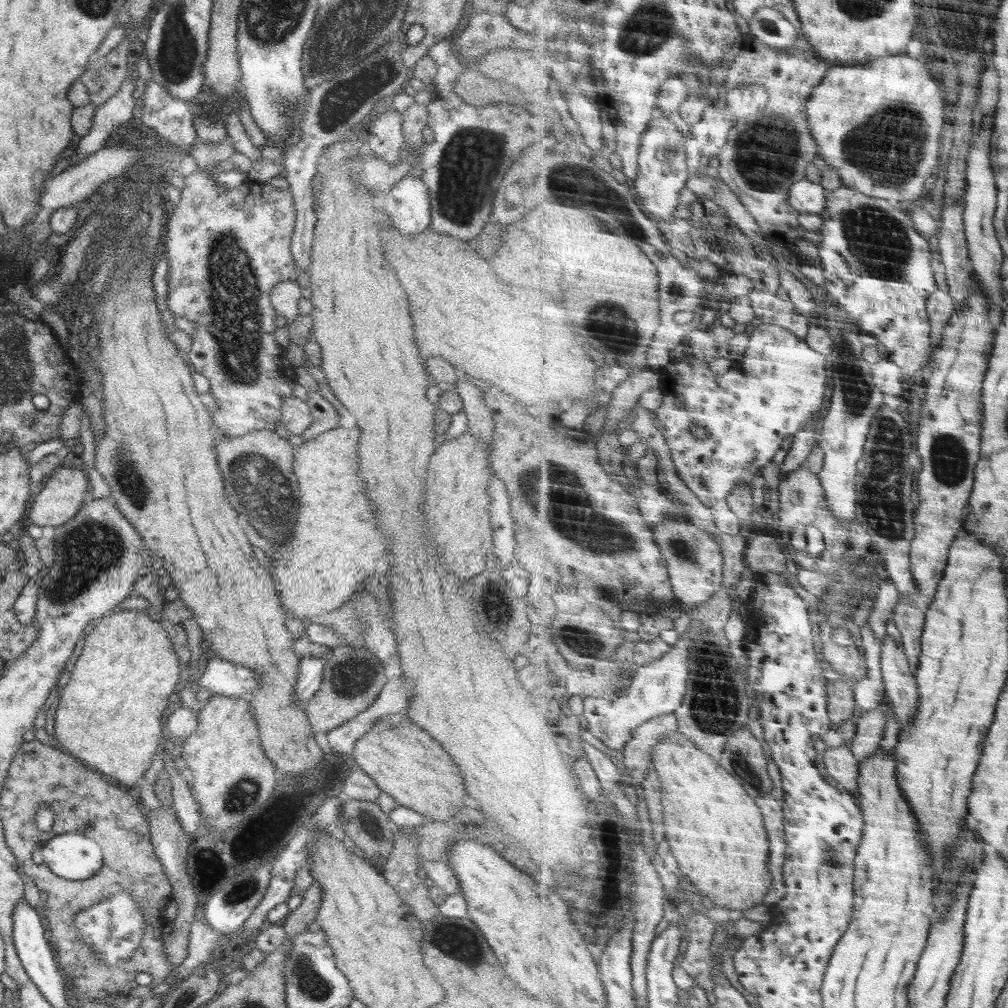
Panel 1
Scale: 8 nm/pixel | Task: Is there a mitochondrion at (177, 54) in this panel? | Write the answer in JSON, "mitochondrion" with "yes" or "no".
{"mitochondrion":"yes"}

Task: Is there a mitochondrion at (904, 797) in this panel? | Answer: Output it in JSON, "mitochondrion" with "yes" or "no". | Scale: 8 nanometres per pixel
{"mitochondrion":"no"}

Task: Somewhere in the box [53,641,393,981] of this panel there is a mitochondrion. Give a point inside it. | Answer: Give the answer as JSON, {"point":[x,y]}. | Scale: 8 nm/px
{"point":[105,938]}

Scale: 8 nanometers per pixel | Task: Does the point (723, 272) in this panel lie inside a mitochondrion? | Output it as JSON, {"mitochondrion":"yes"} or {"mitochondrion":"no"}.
{"mitochondrion":"no"}

